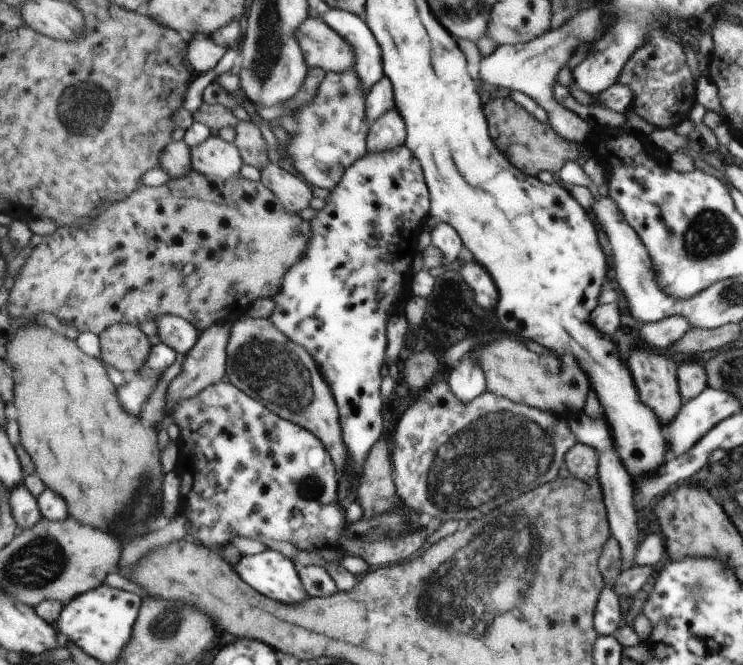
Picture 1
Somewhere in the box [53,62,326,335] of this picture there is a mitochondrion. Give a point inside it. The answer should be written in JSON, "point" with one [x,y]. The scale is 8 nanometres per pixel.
{"point":[84,106]}

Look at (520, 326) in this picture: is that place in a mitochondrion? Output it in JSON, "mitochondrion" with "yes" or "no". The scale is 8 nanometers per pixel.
{"mitochondrion":"no"}

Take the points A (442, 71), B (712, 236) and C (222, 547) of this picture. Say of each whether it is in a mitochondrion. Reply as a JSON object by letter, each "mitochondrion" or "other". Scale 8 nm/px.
{"A":"other","B":"mitochondrion","C":"other"}

